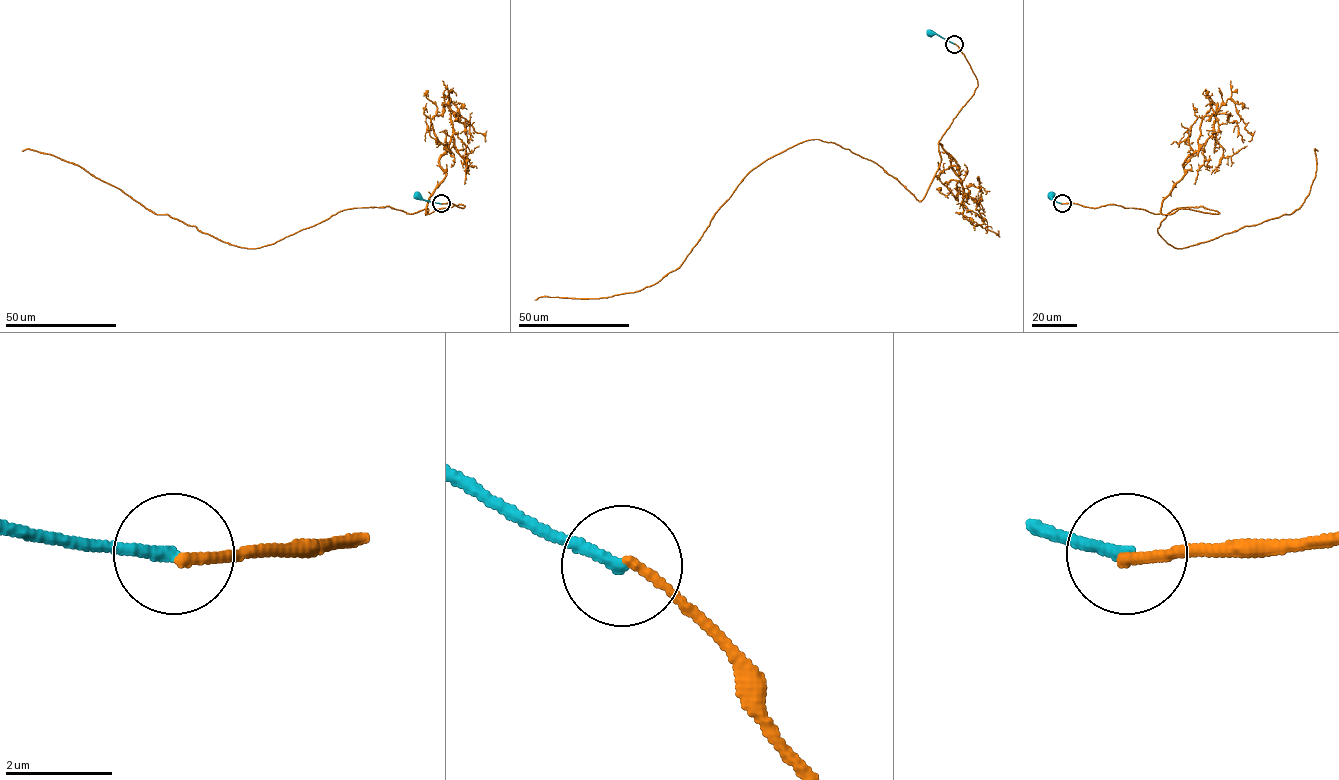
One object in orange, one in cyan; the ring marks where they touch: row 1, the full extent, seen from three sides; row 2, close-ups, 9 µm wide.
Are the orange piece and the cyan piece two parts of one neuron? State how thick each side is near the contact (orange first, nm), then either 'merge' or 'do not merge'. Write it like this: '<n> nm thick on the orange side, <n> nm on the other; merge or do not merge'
170 nm thick on the orange side, 240 nm on the other; do not merge

